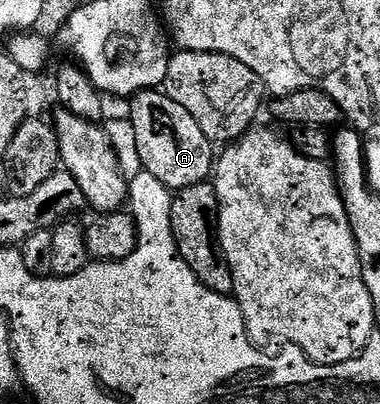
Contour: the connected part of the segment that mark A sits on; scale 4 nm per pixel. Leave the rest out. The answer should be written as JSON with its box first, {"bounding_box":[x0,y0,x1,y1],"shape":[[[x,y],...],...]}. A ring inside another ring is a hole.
{"bounding_box":[129,90,217,190],"shape":[[[148,90],[138,93],[130,104],[129,119],[137,134],[137,150],[145,171],[153,178],[161,178],[167,188],[178,190],[204,183],[212,175],[217,160],[217,152],[211,149],[213,142],[181,102],[173,102],[166,91]]]}

